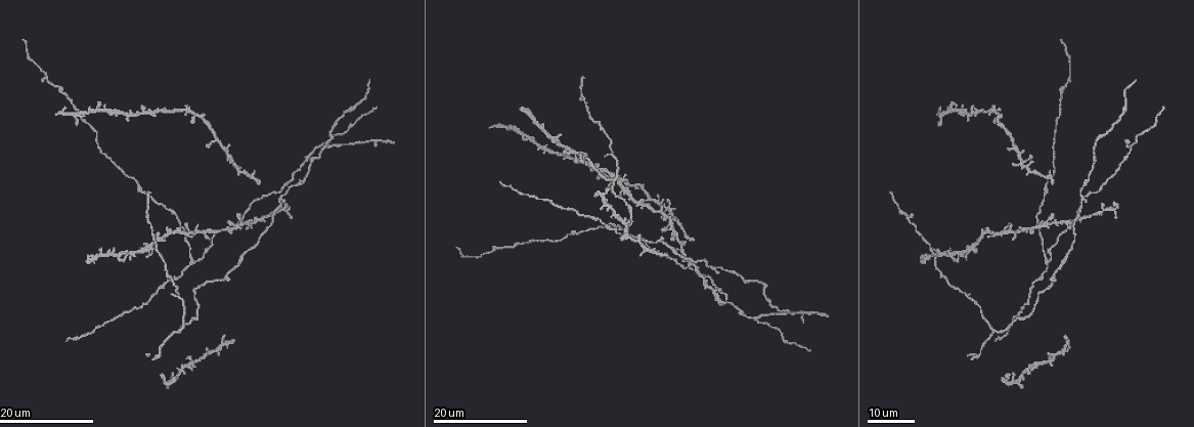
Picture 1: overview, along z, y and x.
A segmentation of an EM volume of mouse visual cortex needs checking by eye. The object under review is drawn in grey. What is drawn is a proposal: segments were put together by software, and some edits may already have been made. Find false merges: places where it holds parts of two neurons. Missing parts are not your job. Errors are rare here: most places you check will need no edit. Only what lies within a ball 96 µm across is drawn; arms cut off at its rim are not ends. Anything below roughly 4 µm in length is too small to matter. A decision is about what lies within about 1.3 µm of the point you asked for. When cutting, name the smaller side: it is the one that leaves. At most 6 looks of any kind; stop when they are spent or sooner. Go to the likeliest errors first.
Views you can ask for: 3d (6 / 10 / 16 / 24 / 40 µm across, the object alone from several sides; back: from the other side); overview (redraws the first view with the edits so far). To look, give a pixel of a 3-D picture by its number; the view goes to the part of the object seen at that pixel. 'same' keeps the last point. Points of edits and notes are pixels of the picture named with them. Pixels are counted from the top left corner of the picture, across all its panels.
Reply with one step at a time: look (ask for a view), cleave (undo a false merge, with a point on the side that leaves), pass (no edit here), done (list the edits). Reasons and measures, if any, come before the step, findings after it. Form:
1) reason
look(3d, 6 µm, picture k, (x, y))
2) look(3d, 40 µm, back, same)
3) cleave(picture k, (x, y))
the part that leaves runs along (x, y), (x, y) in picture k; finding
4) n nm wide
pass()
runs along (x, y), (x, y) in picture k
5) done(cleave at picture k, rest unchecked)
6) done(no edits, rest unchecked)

two arms in line, one across
look(3d, 16 µm, picture 1, (657, 240))

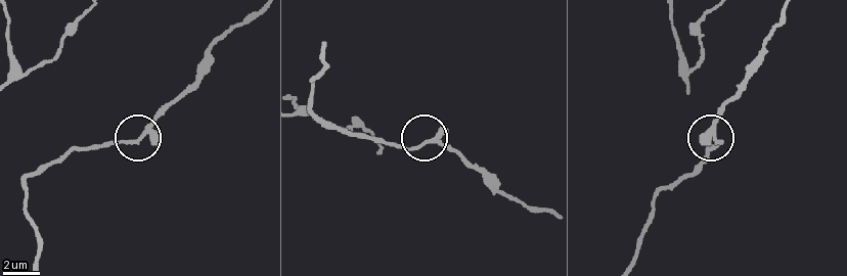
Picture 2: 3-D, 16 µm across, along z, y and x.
zoom in
look(3d, 10 µm, picture 2, (715, 136))

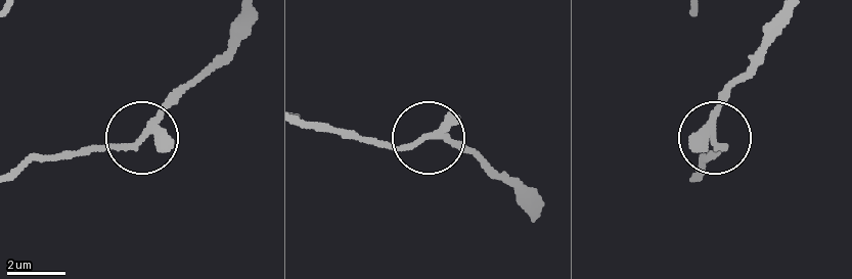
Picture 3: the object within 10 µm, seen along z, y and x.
look(3d, 6 µm, picture 3, (425, 139))

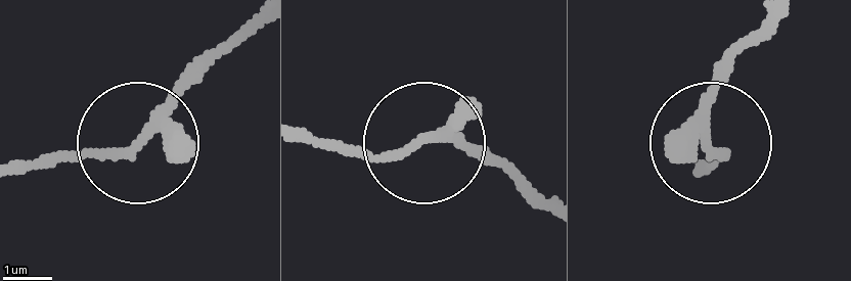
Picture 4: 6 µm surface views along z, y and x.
3 arms
pass()
runs along (544, 204), (459, 143), (398, 155), (300, 143) in picture 4; continuous, no second neuron

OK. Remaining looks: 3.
four arms meet
look(3d, 24 µm, picture 1, (692, 265))

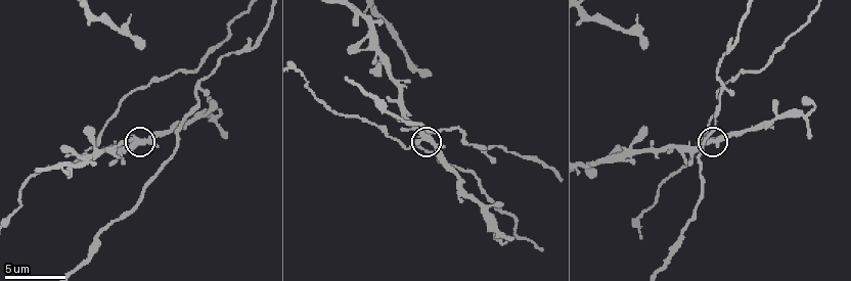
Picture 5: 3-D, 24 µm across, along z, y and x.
look(3d, 6 µm, picture 5, (428, 137))

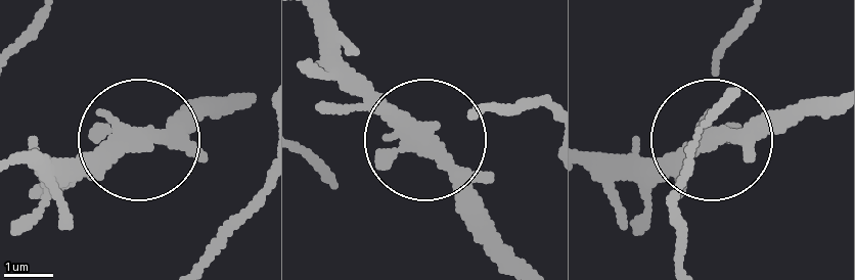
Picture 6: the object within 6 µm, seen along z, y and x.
pass()
runs along (720, 140), (619, 172) in picture 6; all the same neuron

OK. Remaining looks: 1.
done(no edits, rest unchecked)

